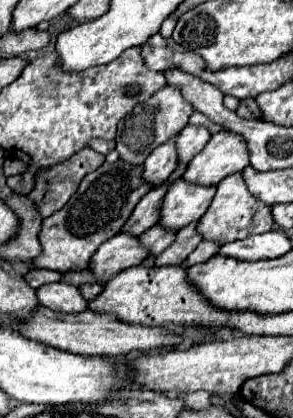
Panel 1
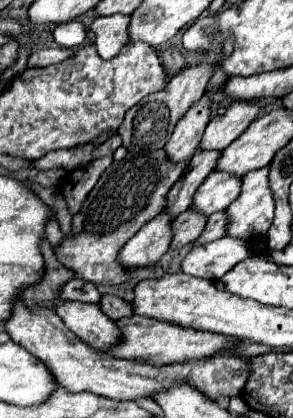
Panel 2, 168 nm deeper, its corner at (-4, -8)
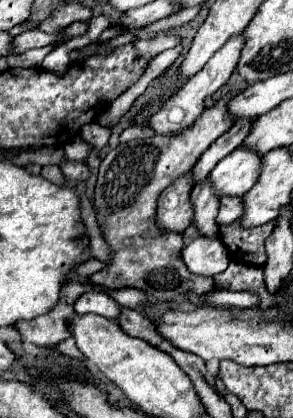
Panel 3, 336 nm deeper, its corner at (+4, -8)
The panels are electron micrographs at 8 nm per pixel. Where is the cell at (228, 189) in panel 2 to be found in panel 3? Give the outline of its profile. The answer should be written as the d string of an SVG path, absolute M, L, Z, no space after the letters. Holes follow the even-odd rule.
M236 148L222 158L210 172L214 188L220 196L244 196L262 172L262 156L254 148Z

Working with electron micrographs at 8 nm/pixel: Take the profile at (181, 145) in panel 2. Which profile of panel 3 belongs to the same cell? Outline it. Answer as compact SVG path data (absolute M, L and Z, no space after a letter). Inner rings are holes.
M244 32L234 34L234 36L216 52L216 56L212 56L212 60L208 60L208 64L206 64L198 74L194 74L192 80L188 80L188 82L162 106L162 110L158 110L156 114L150 116L148 124L150 124L158 134L176 134L176 132L182 132L184 128L192 126L192 122L196 120L196 116L200 116L200 112L204 110L204 98L206 98L206 96L212 96L222 84L226 84L228 78L232 76L232 72L236 70L242 48L244 48Z

